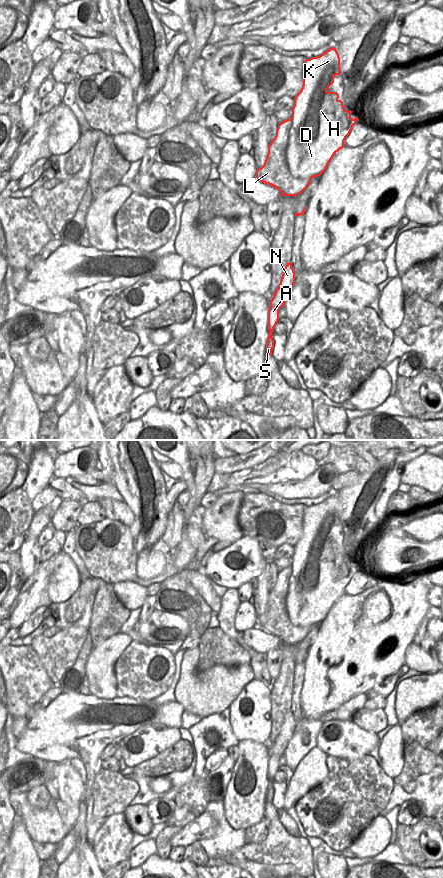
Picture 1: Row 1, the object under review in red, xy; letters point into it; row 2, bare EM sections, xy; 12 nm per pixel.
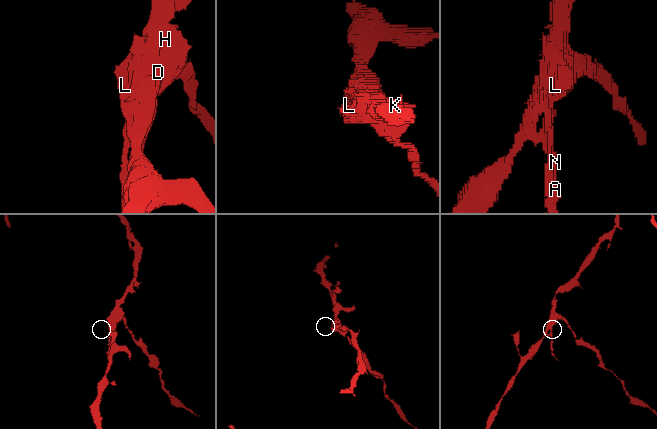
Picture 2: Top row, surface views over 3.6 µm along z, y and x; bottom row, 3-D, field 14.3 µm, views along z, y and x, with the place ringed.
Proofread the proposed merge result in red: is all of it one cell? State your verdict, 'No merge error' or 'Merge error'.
Merge error.

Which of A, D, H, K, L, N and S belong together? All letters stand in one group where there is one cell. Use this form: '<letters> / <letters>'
A L N S / D H K

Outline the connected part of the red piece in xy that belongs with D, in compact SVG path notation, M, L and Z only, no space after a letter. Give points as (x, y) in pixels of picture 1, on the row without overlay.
M334 495L304 510L303 533L291 557L292 575L286 597L288 618L297 627L319 624L318 612L325 599L322 590L329 586L324 574L350 574L352 559L344 556L337 540L327 539L336 523L340 523L340 505Z

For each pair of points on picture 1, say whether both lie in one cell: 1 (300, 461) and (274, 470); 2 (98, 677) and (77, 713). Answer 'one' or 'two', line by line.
1: one
2: two

